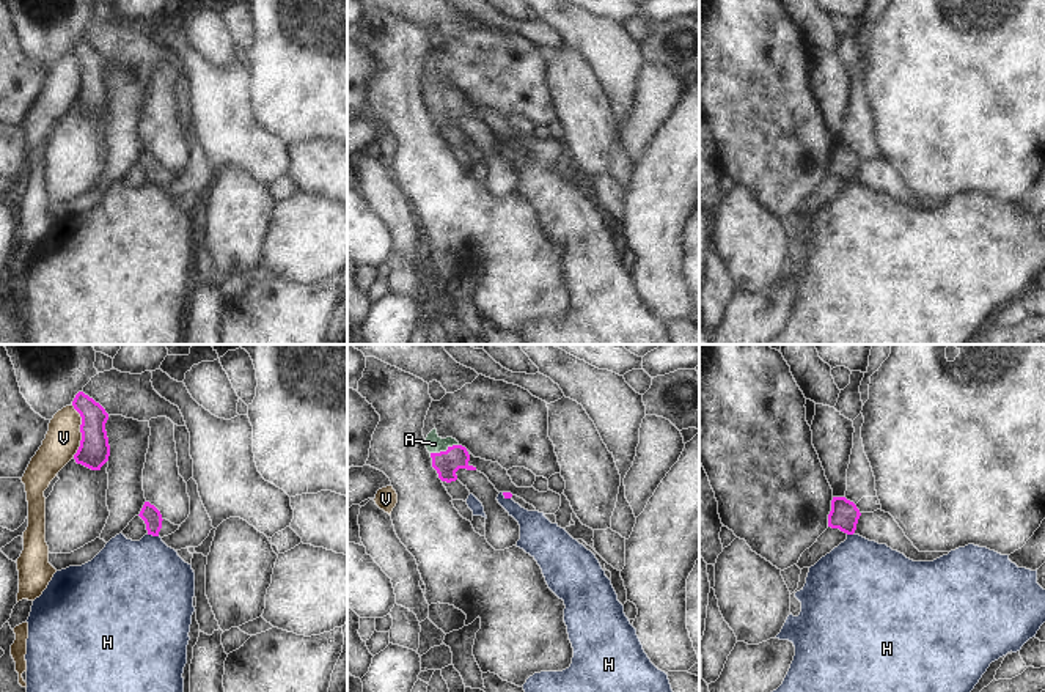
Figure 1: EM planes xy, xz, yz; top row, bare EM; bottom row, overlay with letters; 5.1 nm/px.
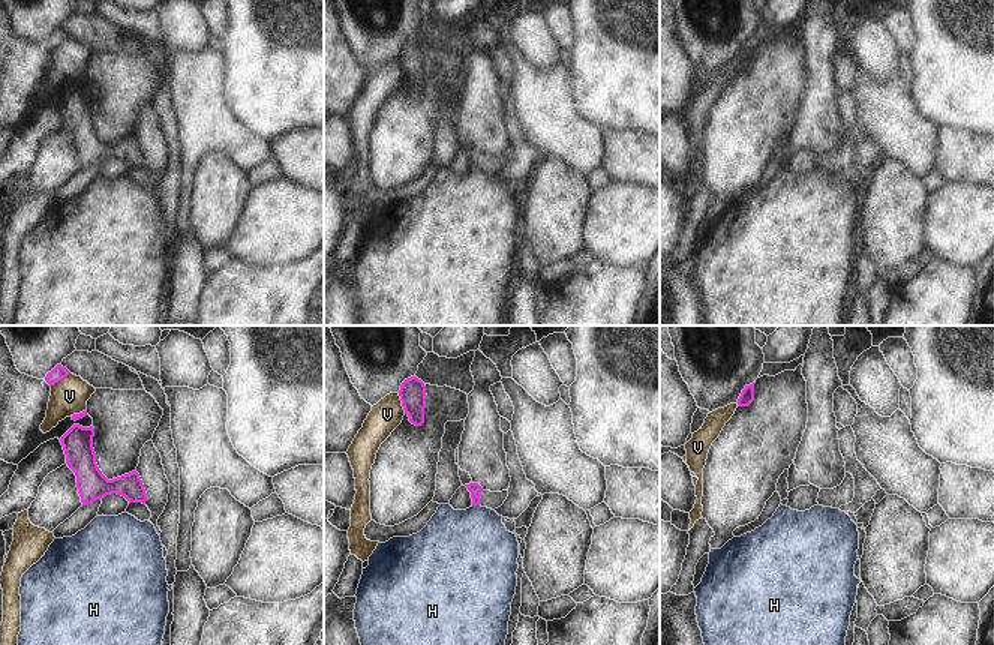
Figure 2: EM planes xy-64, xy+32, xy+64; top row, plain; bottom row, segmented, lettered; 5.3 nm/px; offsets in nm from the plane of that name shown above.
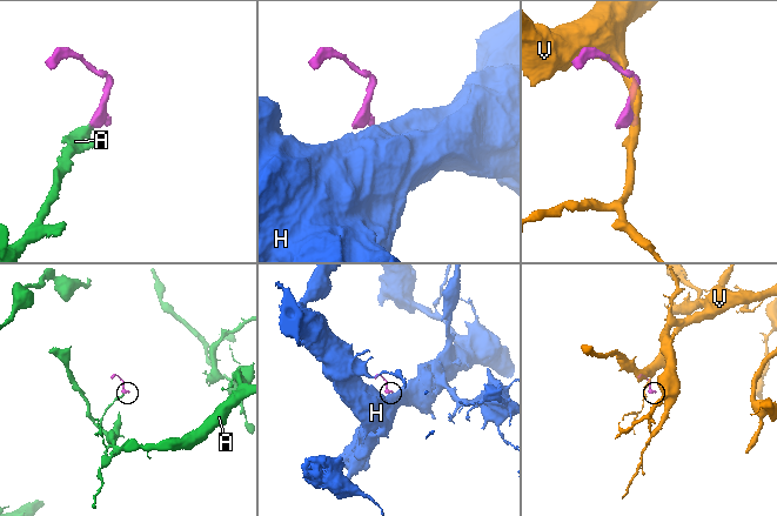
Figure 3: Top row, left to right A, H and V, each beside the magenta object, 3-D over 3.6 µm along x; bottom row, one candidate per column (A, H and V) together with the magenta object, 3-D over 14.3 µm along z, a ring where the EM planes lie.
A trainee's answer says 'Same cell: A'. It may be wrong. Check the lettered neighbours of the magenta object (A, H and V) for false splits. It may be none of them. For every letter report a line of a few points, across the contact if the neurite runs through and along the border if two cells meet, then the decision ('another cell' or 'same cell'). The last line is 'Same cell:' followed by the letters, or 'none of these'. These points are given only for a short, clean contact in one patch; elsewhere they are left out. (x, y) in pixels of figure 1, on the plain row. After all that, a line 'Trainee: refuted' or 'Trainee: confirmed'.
A: line xz (447, 110), (443, 99), (434, 92); same cell
H: line xy (148, 181), (157, 184); another cell
V: another cell
Same cell: A
Trainee: confirmed

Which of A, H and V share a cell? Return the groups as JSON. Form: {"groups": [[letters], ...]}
{"groups": [["A"], ["H"], ["V"]]}

